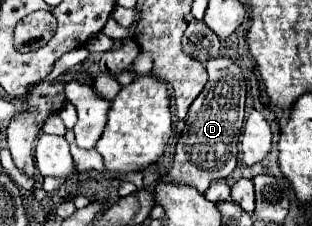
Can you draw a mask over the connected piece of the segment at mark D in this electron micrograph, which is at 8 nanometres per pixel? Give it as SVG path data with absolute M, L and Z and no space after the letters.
M214 57L206 61L208 83L204 91L194 99L184 131L176 145L176 157L172 169L160 179L172 183L194 185L204 193L212 181L226 179L236 167L236 143L244 123L244 101L246 101L246 81L242 69L226 57Z

